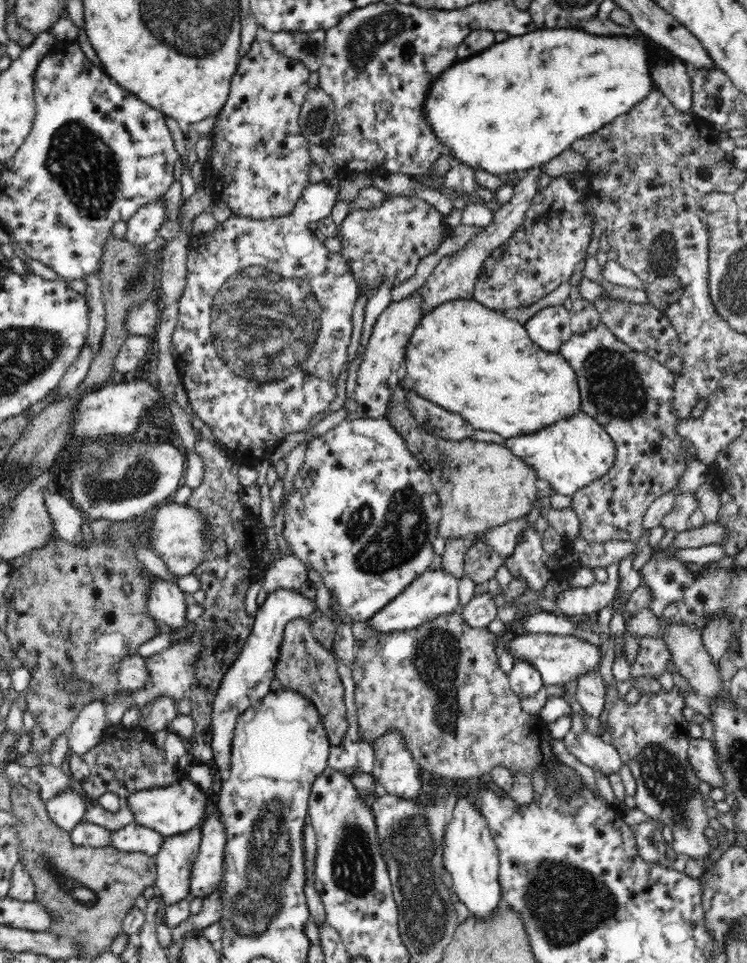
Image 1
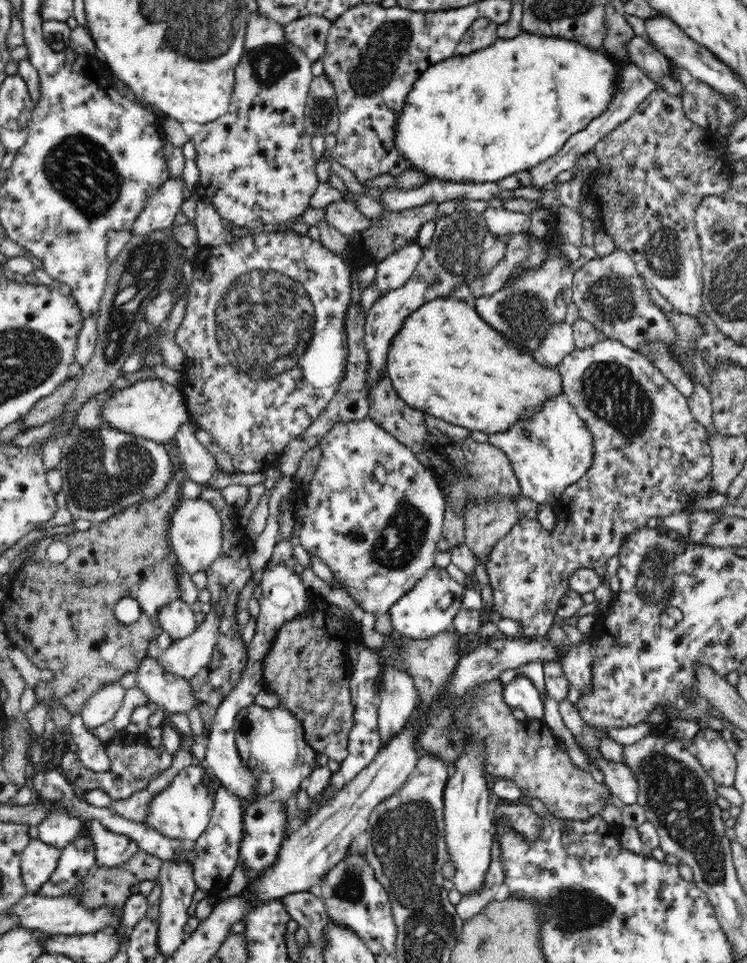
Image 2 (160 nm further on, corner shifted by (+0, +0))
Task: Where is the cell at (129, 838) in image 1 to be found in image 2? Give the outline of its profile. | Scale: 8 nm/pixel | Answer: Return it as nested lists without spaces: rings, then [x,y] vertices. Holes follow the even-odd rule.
[[[98,819],[87,821],[84,833],[93,842],[97,866],[118,867],[118,864],[130,860],[139,849],[134,839],[108,830]]]

